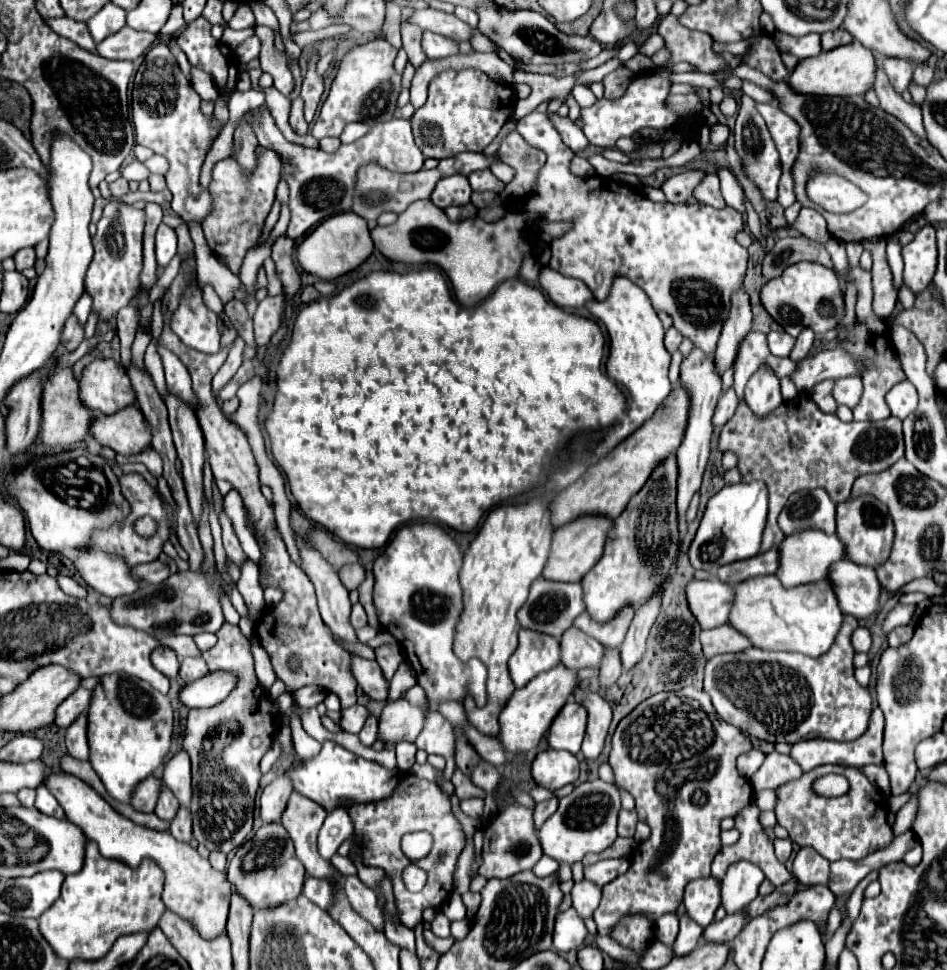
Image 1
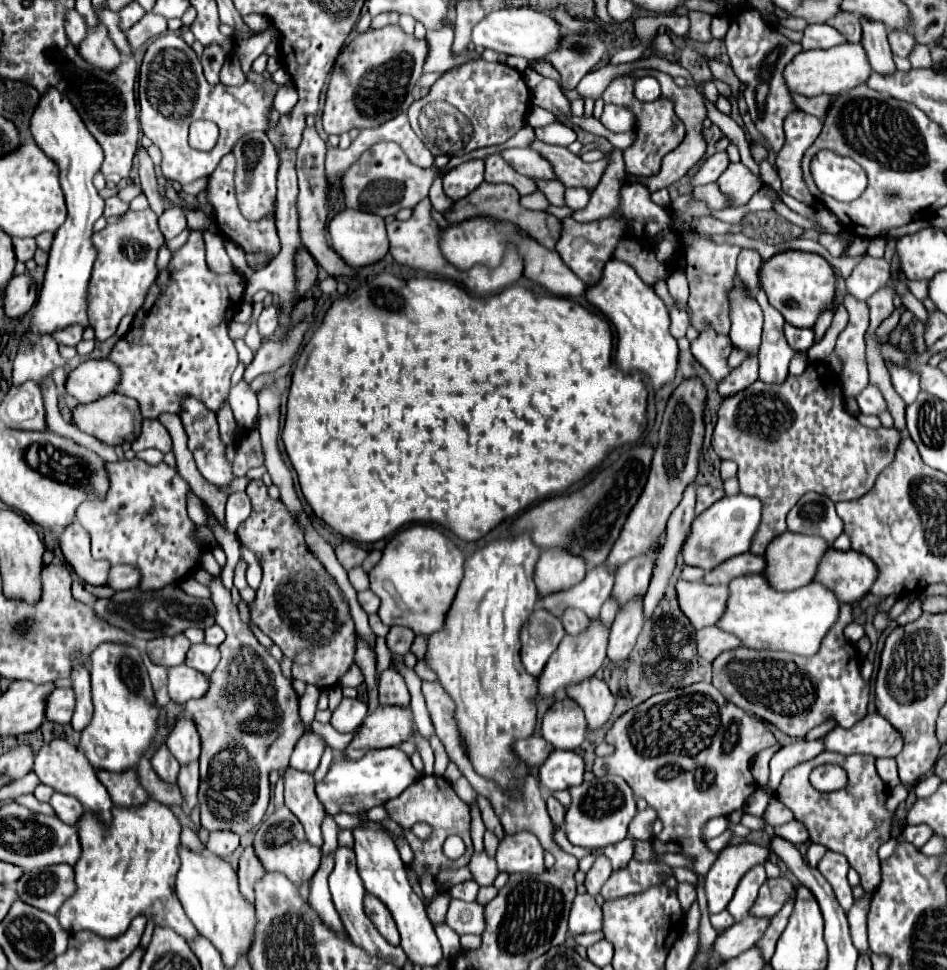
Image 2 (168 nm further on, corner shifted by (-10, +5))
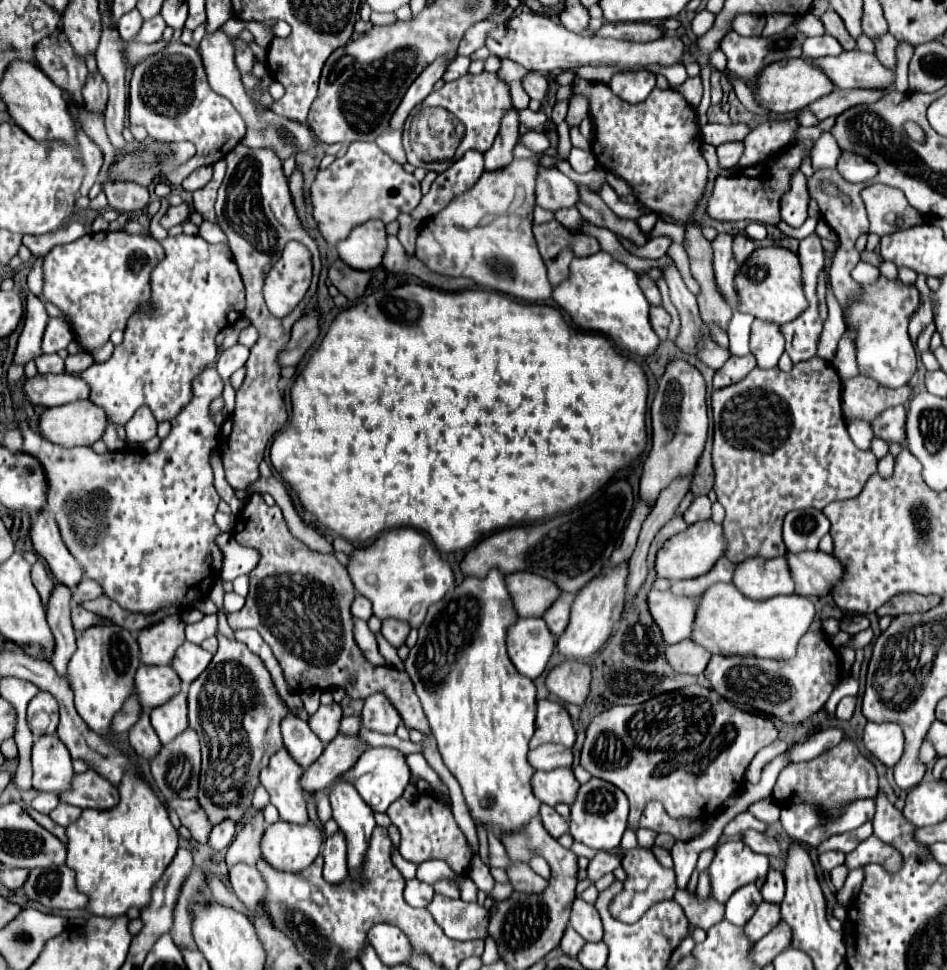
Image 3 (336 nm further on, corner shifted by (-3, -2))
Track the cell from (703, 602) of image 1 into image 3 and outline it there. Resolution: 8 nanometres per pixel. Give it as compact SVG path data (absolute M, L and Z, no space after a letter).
M651 590L647 594L647 606L653 622L659 626L663 634L665 644L677 644L691 636L697 600L677 598L669 592Z

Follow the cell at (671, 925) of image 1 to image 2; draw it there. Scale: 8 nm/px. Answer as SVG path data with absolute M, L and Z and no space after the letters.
M680 883L680 885L678 885L678 899L680 899L682 911L688 913L690 905L696 901L696 889L694 889L692 885L684 885L684 883Z

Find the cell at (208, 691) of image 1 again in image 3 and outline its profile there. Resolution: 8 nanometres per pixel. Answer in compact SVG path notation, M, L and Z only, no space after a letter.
M139 666L135 694L143 708L155 708L181 690L181 680L171 666Z

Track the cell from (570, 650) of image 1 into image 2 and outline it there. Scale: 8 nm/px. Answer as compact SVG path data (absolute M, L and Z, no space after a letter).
M568 611L568 615L562 619L562 625L568 635L580 635L590 627L590 619L582 611Z

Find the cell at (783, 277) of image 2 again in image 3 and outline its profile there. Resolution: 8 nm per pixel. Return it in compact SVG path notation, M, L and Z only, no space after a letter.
M781 246L755 248L753 254L739 266L735 274L737 288L737 310L751 314L761 320L769 320L775 324L785 324L797 318L801 310L805 310L807 302L801 290L801 264L797 254Z

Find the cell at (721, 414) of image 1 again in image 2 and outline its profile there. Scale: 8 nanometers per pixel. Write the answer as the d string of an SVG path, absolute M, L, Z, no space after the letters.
M744 359L744 363L730 371L728 379L724 379L724 383L718 383L718 393L722 397L732 397L744 389L748 389L754 381L758 379L758 363L756 359Z

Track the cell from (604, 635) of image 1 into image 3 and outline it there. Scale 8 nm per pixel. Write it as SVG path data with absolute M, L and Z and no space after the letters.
M677 514L677 516L673 516L659 532L657 532L657 536L653 538L653 544L651 544L651 550L649 550L649 558L647 558L647 562L649 562L649 568L653 568L653 558L655 558L655 550L657 548L661 548L665 542L667 542L667 538L671 538L671 536L675 536L675 534L679 534L679 532L683 532L687 528L687 524L685 524L685 520L683 520L683 516L681 514Z

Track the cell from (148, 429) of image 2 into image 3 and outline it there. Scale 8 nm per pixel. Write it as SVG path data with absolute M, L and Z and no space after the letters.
M141 406L127 422L127 438L131 444L141 444L157 434L157 420L147 406Z

